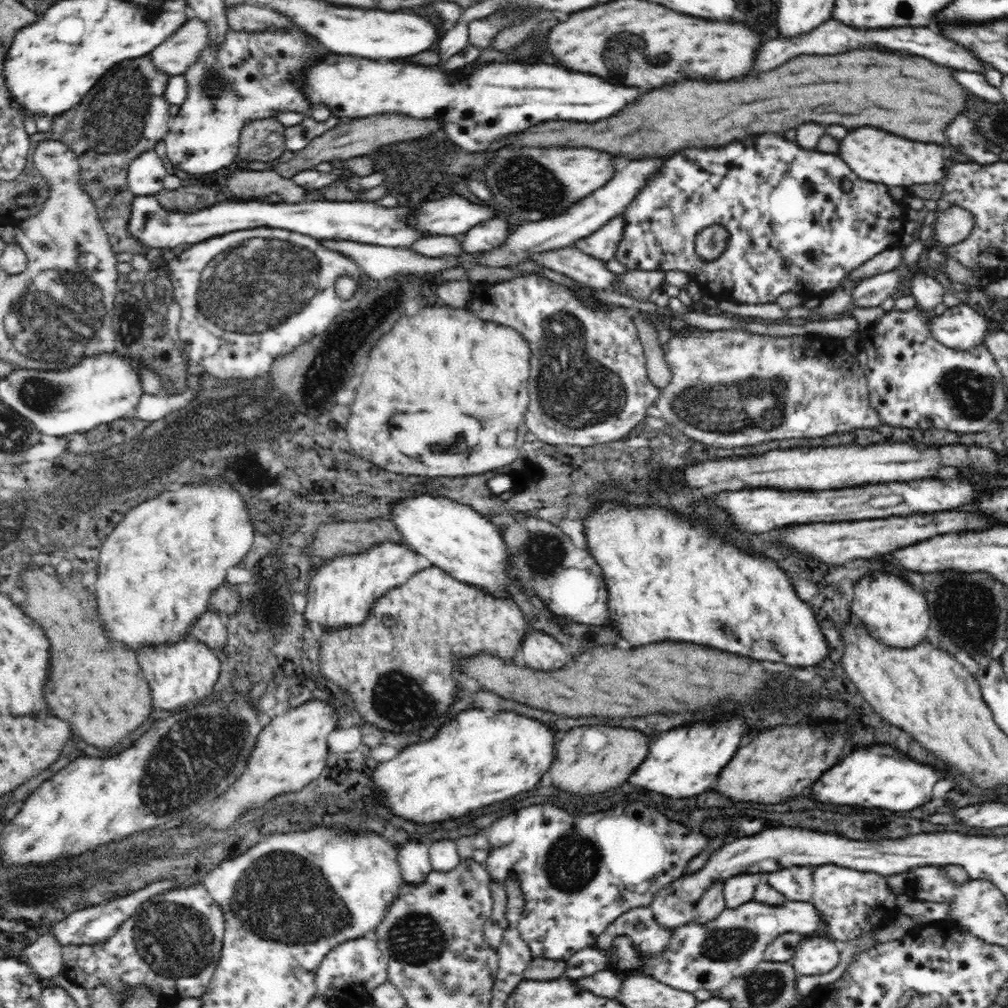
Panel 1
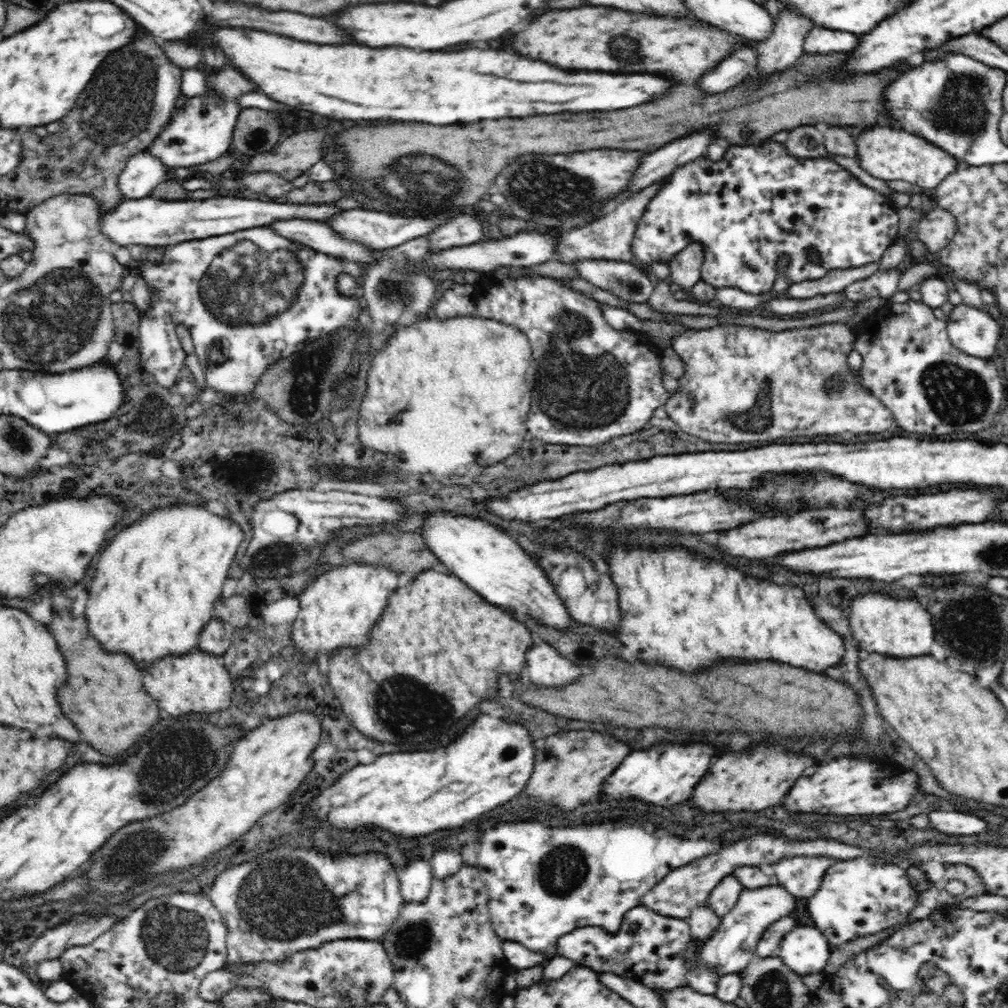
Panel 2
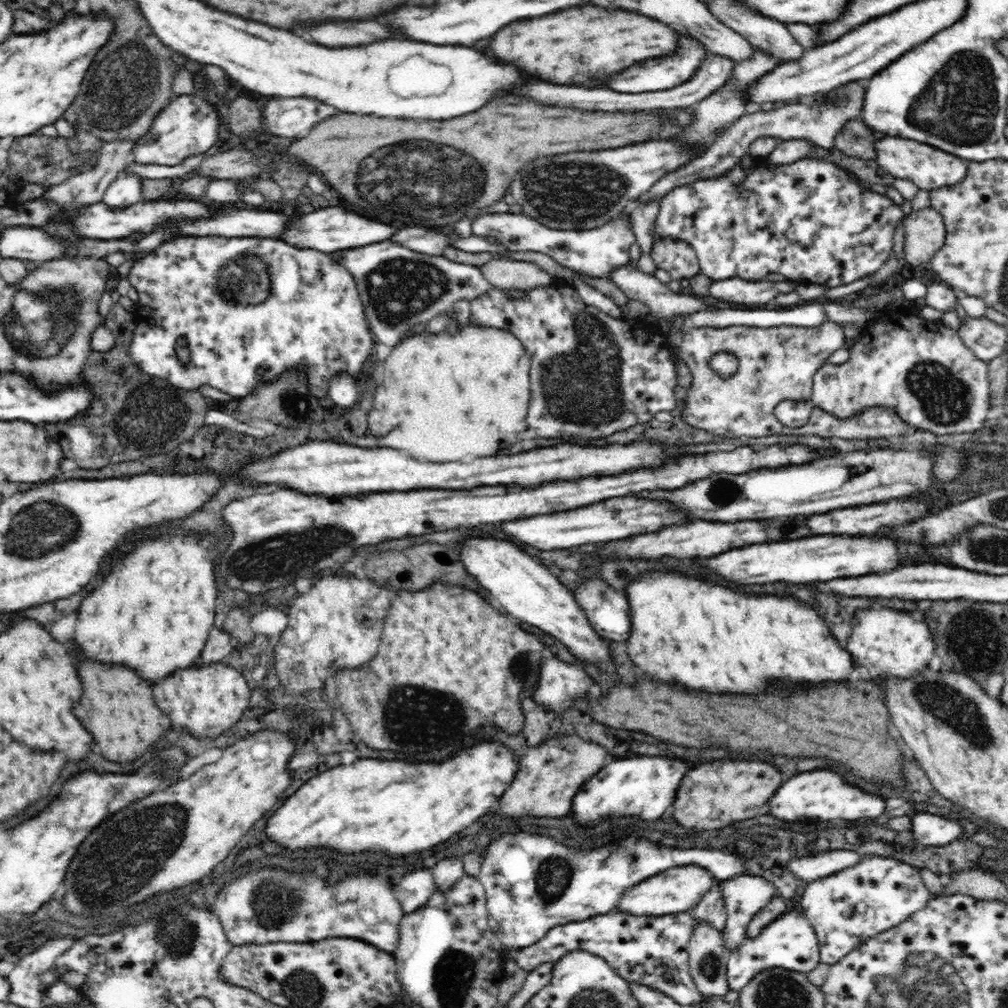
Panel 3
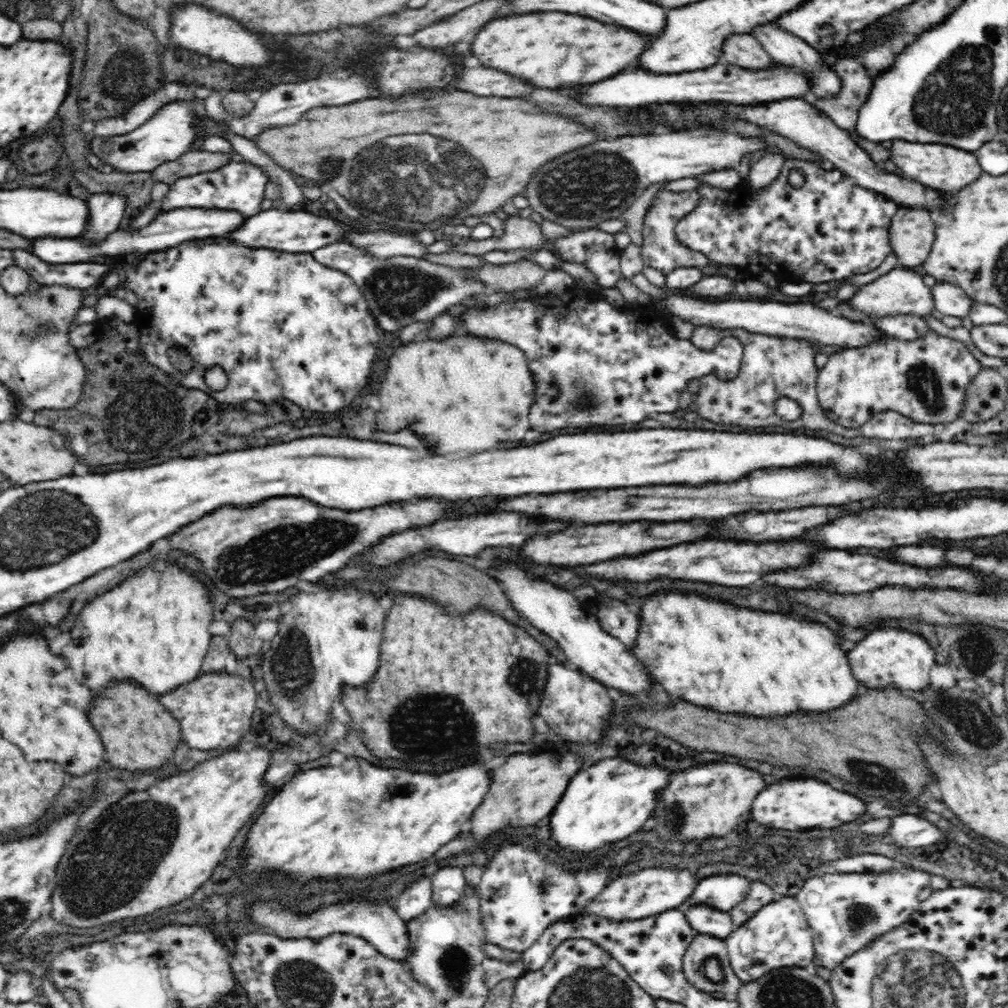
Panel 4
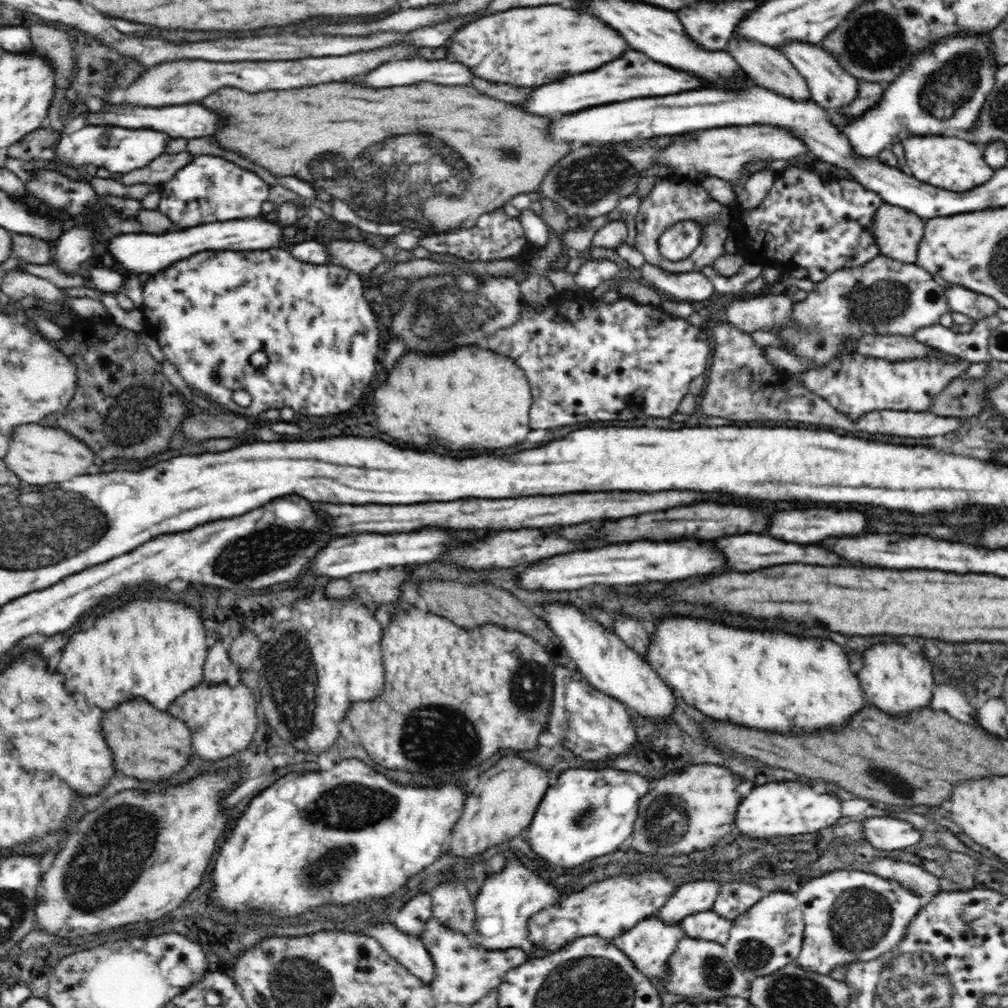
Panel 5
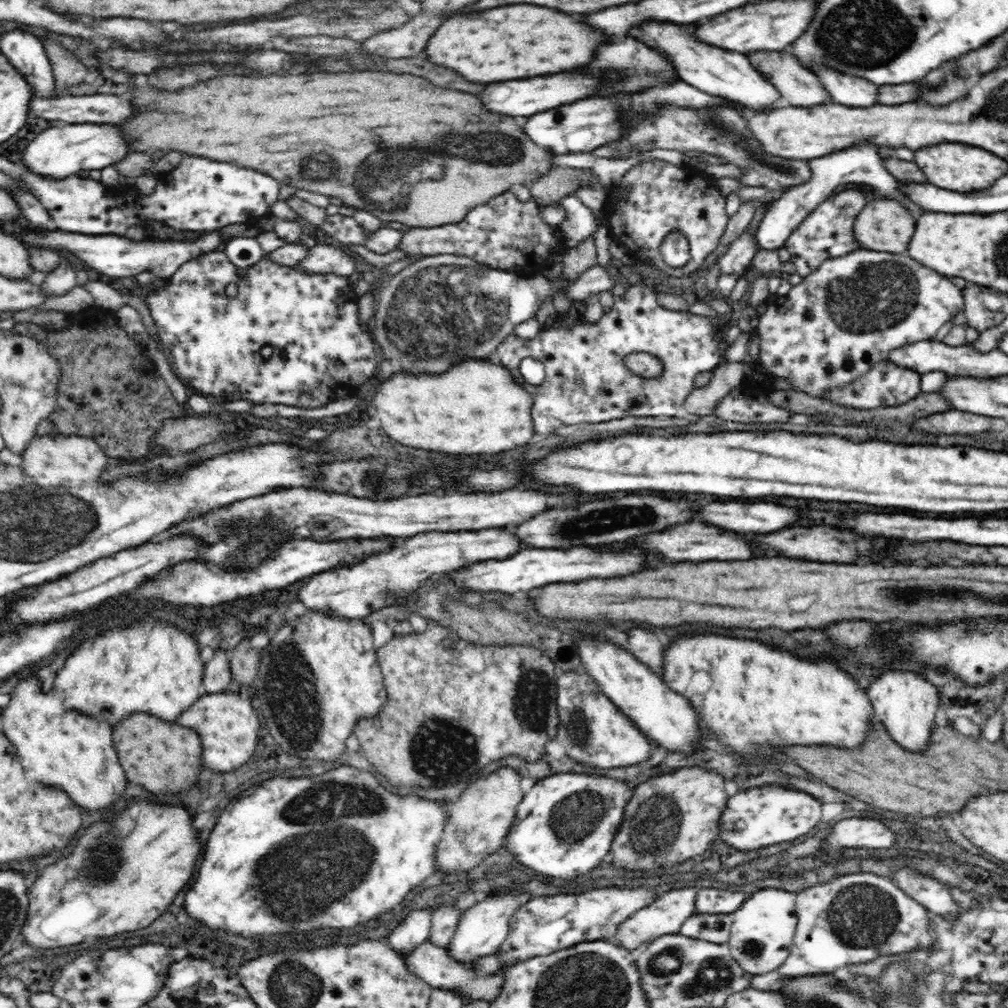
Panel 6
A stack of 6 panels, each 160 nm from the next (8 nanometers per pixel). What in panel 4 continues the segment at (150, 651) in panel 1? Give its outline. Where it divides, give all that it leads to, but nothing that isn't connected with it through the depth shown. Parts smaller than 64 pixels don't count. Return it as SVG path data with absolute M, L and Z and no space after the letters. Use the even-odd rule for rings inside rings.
M222 671L200 674L181 686L162 696L160 704L166 710L172 710L170 714L180 722L182 738L190 744L190 748L210 752L212 748L228 748L248 732L256 710L256 692L251 678Z

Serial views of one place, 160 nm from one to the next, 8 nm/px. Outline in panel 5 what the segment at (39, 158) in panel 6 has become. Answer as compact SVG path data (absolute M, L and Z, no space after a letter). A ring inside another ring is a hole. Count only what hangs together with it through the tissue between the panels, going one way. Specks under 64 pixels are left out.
M88 125L85 127L64 136L59 136L53 145L57 146L55 154L53 153L53 161L64 162L73 166L74 168L86 167L88 164L92 166L97 166L97 168L106 168L112 172L119 172L120 174L126 174L136 168L142 168L142 166L147 166L147 164L158 158L164 150L166 150L166 144L170 138L166 138L167 134L162 134L162 132L156 132L156 130L146 130L146 129L132 129L122 128L121 126L114 125ZM106 138L107 147L102 147L100 145L100 140Z

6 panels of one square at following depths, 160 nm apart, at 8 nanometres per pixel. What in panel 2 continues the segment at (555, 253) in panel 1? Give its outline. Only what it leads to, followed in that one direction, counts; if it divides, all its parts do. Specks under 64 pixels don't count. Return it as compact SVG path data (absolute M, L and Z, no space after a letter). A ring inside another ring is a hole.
M584 259L574 261L578 276L627 302L646 303L653 291L648 274L626 261Z

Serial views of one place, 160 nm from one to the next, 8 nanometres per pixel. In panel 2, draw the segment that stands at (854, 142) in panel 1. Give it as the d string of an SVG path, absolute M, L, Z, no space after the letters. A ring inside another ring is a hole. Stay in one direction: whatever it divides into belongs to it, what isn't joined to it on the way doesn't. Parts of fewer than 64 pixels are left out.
M874 128L870 132L862 132L856 140L856 150L859 166L870 176L883 181L910 182L929 191L935 189L942 180L946 179L946 176L953 173L958 162L953 155L935 144L892 128Z

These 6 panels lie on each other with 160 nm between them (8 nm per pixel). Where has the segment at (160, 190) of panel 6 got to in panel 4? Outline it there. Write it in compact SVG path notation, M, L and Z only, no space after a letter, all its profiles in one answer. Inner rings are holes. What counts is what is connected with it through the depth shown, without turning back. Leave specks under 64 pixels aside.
M230 161L218 170L200 172L195 176L183 177L169 186L169 191L159 203L161 212L177 208L208 208L234 210L245 217L251 217L260 212L260 203L265 198L265 188L269 179L264 171L248 161Z

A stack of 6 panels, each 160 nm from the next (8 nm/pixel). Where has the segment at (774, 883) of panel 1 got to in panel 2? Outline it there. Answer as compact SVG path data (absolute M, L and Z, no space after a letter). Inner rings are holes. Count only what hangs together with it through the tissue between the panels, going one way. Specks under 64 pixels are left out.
M792 856L773 866L773 879L792 896L811 900L834 862L829 856Z

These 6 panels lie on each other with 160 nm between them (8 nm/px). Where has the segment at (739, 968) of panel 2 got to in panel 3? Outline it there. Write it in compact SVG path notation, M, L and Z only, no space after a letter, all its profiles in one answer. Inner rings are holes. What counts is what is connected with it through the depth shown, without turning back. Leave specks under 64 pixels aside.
M743 875L731 880L720 881L723 900L727 911L726 926L721 934L726 947L732 952L747 940L747 926L752 916L762 911L777 895L777 889L772 882L758 876Z

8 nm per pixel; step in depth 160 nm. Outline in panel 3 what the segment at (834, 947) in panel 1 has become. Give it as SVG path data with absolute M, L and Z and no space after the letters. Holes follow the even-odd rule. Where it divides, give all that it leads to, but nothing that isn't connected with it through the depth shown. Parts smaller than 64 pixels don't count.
M796 910L778 916L763 929L759 936L748 938L731 952L727 962L727 981L729 990L738 992L763 970L767 968L785 968L789 971L807 973L814 970L821 962L819 943L810 924L803 913Z

